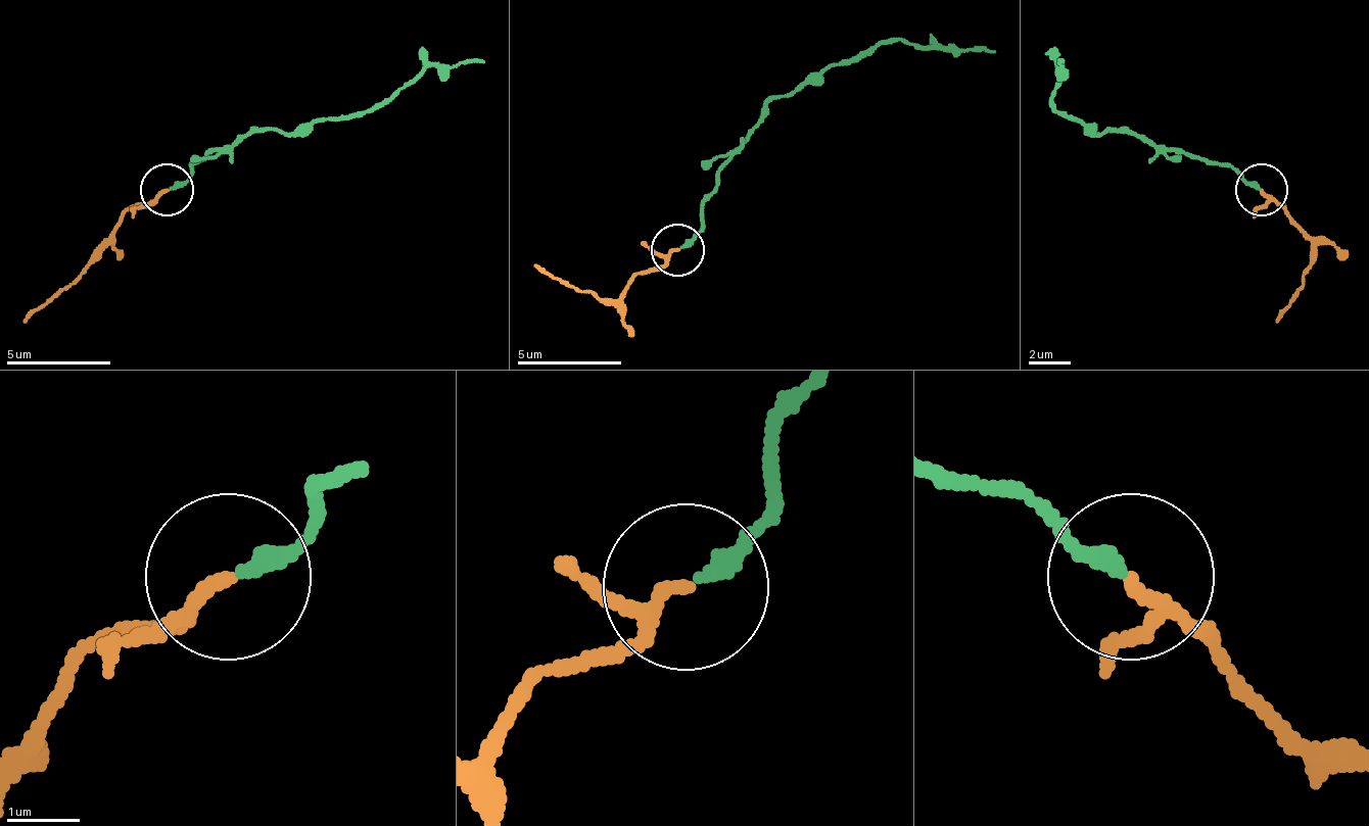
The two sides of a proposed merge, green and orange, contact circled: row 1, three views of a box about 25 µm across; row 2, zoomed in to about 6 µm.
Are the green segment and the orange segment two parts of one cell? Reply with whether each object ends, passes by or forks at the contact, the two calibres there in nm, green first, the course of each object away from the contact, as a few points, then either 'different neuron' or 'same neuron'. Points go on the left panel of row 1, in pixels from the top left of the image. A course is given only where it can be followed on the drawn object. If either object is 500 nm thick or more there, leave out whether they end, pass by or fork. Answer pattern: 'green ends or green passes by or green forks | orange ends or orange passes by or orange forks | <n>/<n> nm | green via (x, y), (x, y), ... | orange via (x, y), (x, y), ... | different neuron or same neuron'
green ends | orange passes by | 240/140 nm | green via (171, 188), (191, 173), (207, 152), (265, 131), (307, 131), (379, 105), (426, 68), (483, 58) | orange via (166, 188), (134, 204), (87, 266), (25, 324) | different neuron

